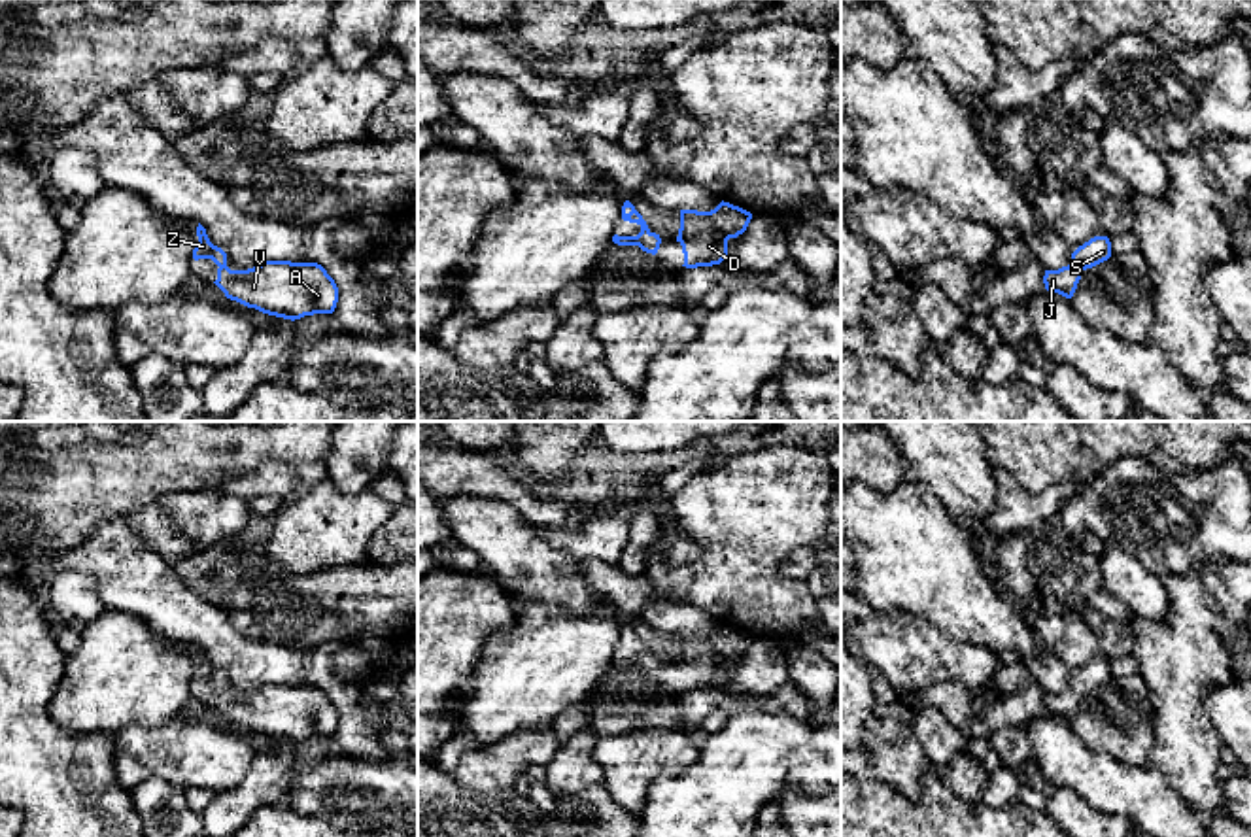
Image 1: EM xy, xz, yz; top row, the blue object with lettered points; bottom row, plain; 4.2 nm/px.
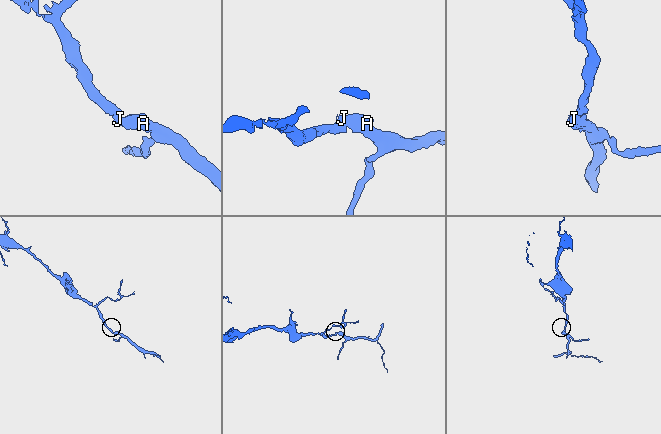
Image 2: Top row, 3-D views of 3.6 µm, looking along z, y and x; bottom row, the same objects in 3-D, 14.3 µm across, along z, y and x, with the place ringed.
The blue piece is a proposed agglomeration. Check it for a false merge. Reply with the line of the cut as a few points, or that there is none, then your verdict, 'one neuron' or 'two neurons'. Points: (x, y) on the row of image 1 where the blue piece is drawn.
cut none; one neuron

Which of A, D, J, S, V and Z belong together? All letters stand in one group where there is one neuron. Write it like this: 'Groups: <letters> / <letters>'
Groups: A D J S V Z

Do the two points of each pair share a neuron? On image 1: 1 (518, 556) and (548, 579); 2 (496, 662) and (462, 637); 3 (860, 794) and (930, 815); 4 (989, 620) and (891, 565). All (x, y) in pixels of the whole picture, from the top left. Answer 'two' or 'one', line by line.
1: one
2: two
3: one
4: one

